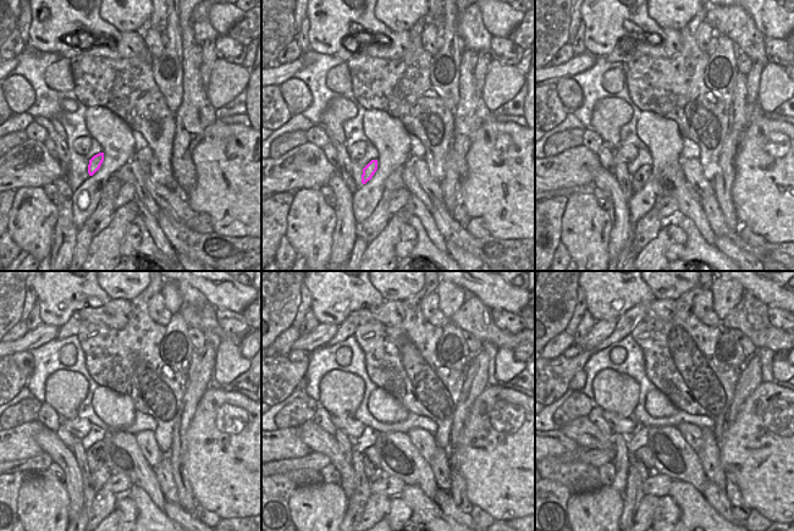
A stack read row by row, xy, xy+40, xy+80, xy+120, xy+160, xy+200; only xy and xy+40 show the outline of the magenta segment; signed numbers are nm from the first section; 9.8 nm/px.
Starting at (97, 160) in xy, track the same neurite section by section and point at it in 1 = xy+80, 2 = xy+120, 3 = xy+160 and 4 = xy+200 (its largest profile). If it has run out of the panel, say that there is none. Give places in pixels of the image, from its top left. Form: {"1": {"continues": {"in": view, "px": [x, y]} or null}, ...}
{"1": {"continues": {"in": "xy+80", "px": [639, 178]}}, "2": {"continues": {"in": "xy+120", "px": [95, 453]}}, "3": {"continues": {"in": "xy+160", "px": [370, 460]}}, "4": {"continues": {"in": "xy+200", "px": [641, 460]}}}

